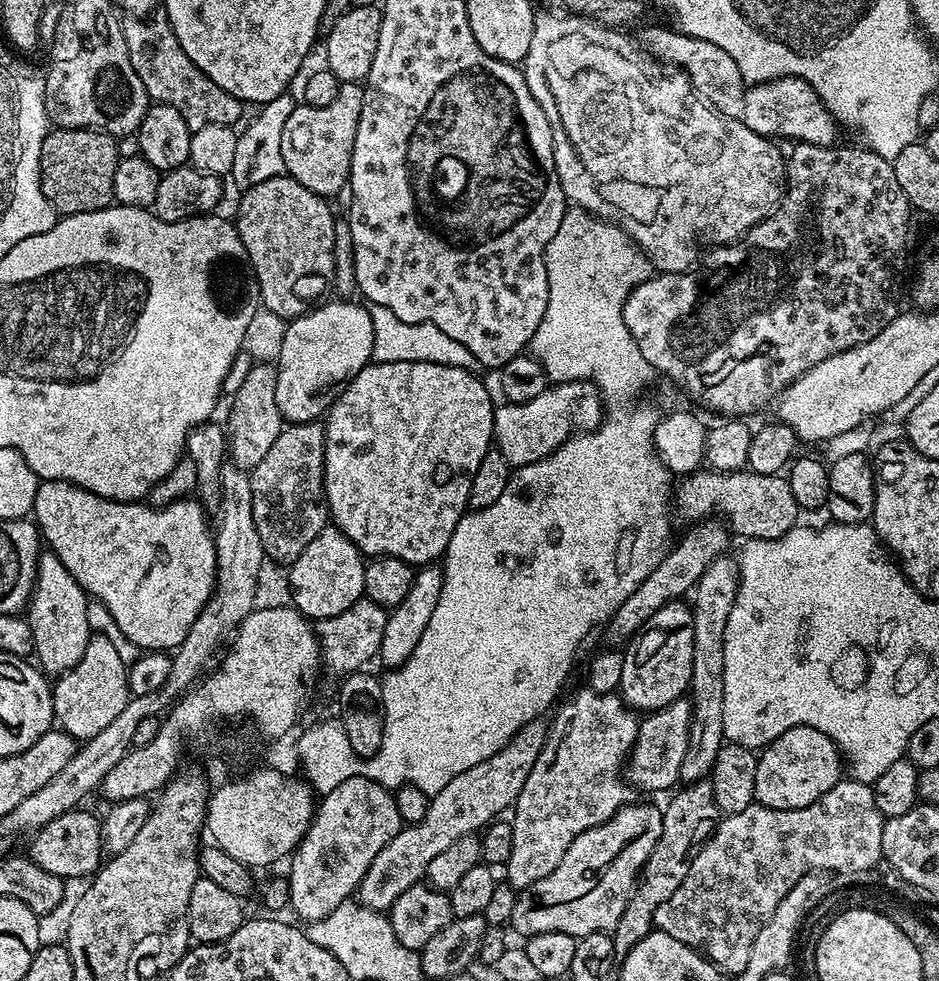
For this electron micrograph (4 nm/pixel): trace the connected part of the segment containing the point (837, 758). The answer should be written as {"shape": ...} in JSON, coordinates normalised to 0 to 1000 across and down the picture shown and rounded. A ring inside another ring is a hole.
{"shape":[[[846,740],[808,768],[803,792],[804,819],[824,826],[850,826],[871,818],[897,794],[897,768],[875,744]]]}

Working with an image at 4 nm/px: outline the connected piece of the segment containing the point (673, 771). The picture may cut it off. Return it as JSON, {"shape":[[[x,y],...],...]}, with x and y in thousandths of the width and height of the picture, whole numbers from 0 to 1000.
{"shape":[[[725,712],[701,725],[685,731],[679,752],[670,767],[667,793],[672,802],[688,807],[703,807],[716,802],[724,795],[726,775],[734,759],[734,738],[737,735],[736,715]]]}

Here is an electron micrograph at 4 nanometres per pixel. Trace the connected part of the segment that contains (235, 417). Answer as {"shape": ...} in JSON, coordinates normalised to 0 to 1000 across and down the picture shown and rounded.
{"shape":[[[273,369],[250,403],[246,405],[247,417],[243,420],[241,429],[242,460],[246,472],[251,476],[267,479],[283,467],[288,455],[292,455],[292,446],[296,446],[305,429],[298,423],[294,409],[294,376],[295,372]]]}

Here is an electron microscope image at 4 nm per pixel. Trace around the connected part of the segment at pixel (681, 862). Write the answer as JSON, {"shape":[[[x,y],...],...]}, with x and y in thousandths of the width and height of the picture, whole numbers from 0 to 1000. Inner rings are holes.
{"shape":[[[733,797],[728,804],[712,818],[706,821],[705,845],[692,875],[686,881],[668,926],[663,930],[659,942],[652,949],[653,968],[655,978],[661,979],[690,952],[695,949],[695,934],[705,920],[711,919],[718,908],[729,897],[734,889],[735,876],[738,869],[744,865],[752,853],[761,848],[769,829],[763,821],[758,800],[754,797]]]}

